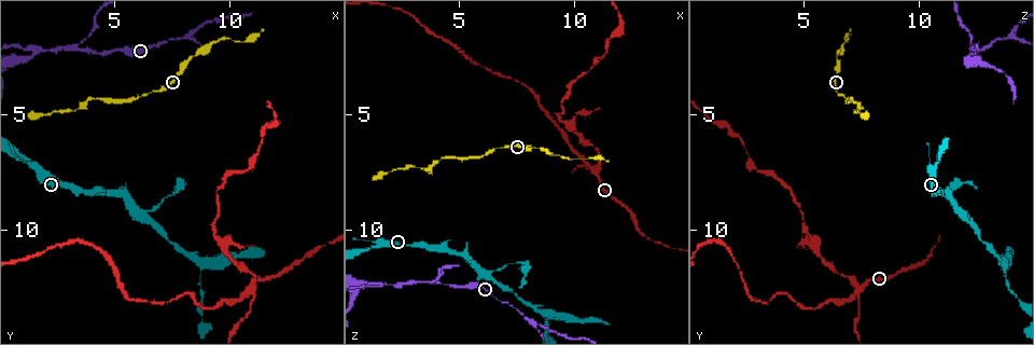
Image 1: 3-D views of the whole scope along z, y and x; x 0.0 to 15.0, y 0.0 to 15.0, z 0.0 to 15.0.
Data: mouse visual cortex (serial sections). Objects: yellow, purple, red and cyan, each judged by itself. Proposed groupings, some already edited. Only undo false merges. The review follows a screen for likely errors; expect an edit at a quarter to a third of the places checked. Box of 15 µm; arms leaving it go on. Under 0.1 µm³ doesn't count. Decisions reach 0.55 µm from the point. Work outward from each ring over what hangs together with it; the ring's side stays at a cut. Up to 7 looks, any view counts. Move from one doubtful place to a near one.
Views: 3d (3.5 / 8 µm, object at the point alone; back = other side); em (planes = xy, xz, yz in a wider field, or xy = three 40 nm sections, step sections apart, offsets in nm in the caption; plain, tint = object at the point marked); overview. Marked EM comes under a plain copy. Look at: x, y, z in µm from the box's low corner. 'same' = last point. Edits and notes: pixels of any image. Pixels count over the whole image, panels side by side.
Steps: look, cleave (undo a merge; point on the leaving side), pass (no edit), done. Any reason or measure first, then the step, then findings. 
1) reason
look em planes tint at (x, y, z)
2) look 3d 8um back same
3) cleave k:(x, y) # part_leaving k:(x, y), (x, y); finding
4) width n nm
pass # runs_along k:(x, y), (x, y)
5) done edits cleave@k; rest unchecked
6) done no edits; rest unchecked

abrupt turn
look 3d 3.5um at (3.5, 2.2, 12.4)

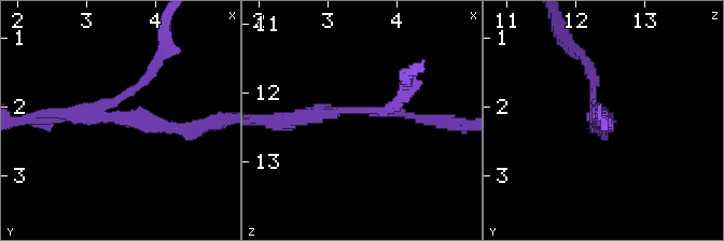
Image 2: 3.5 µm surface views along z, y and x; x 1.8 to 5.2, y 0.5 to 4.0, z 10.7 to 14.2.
cleave 2:(144, 81) # a second cell is stuck on

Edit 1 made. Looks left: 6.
redraw
look overview

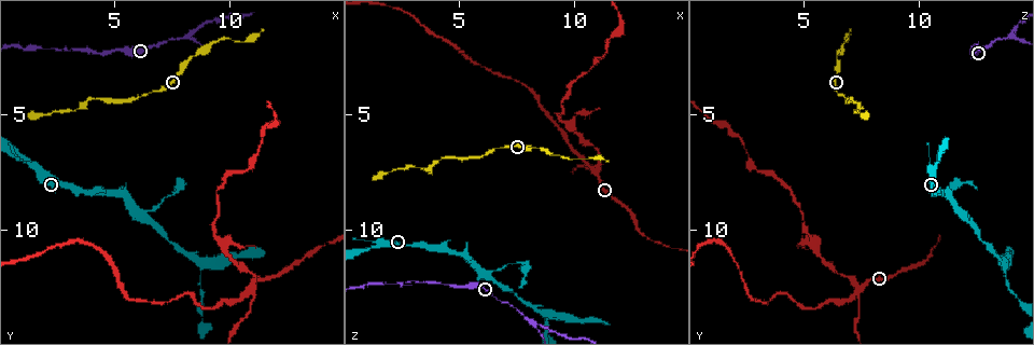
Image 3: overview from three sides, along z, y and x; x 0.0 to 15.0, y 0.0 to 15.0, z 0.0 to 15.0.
calibre changes
look 3d 3.5um at (1.3, 2.0, 12.3)

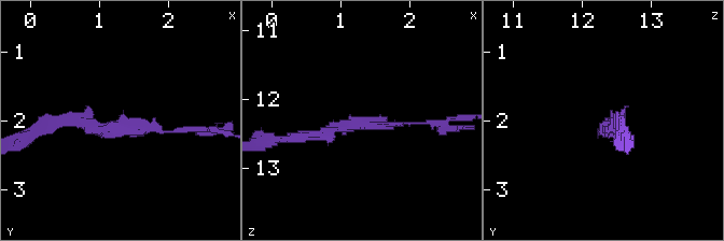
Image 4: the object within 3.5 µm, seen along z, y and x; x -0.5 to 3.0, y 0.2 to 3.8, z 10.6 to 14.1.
arm_widths 100, 200 nm
pass # runs_along 4:(443, 123), (349, 123), (300, 137); all the same cell

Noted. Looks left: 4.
three arms meet
look 3d 3.5um at (8.2, 1.5, 14.1)

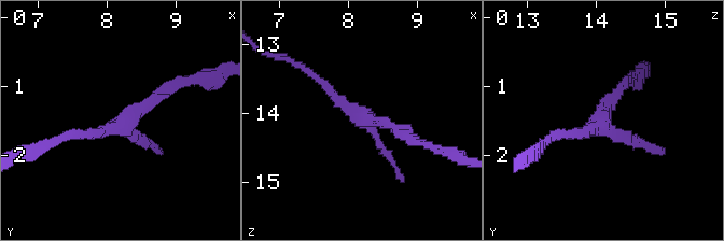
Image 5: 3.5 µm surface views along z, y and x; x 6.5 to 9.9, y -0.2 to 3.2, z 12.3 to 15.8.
arms 3; arm_widths 100, 150, 150 nm
look em planes tint at (8.25, 1.60, 14.05)

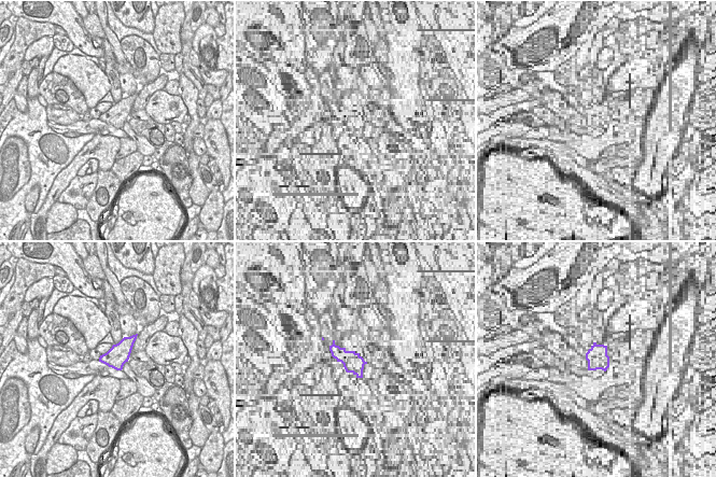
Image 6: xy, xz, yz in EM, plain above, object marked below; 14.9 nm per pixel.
width 320 nm
pass # runs_along 5:(307, 70), (350, 109), (417, 142); continuous, no second cell

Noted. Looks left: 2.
done edits cleave@2; rest unchecked

